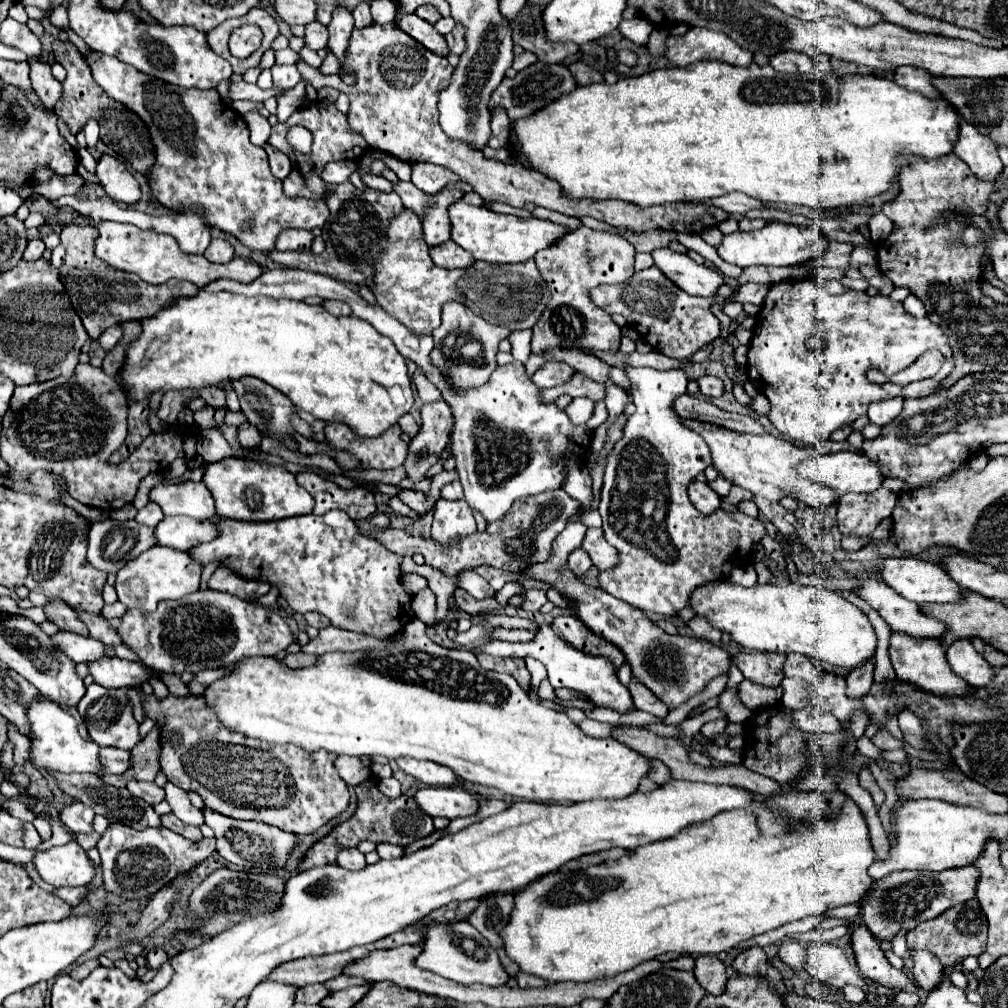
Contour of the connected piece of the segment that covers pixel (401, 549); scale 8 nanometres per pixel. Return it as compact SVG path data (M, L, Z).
M556 488L552 492L540 492L536 496L516 500L512 504L510 512L502 520L488 524L484 534L474 532L472 536L462 538L460 542L452 544L450 548L442 548L434 540L414 538L398 528L374 528L372 538L402 558L414 556L414 552L422 554L426 558L426 564L438 568L446 576L456 576L458 572L462 572L466 568L474 568L474 566L482 566L482 564L516 572L524 566L544 562L550 556L554 538L564 530L564 526L568 524L568 518L572 514L576 514L578 508L580 508L580 504L576 500L572 500L562 488Z

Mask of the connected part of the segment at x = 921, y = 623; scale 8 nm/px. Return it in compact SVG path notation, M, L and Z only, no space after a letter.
M876 578L862 580L856 588L856 594L862 600L866 600L890 624L894 632L904 632L920 640L920 638L940 638L946 630L946 626L940 620L920 614L916 602L908 602L888 584Z

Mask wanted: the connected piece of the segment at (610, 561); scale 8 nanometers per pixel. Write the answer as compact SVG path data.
M588 528L582 544L584 552L590 556L598 570L606 570L618 562L616 550L606 542L602 528Z

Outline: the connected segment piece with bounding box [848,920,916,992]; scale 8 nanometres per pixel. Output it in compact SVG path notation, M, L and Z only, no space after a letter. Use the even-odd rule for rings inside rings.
M850 920L848 928L852 932L852 950L856 956L856 964L864 978L888 988L916 992L916 984L902 970L896 970L888 964L876 938L864 924L860 924L858 920Z

